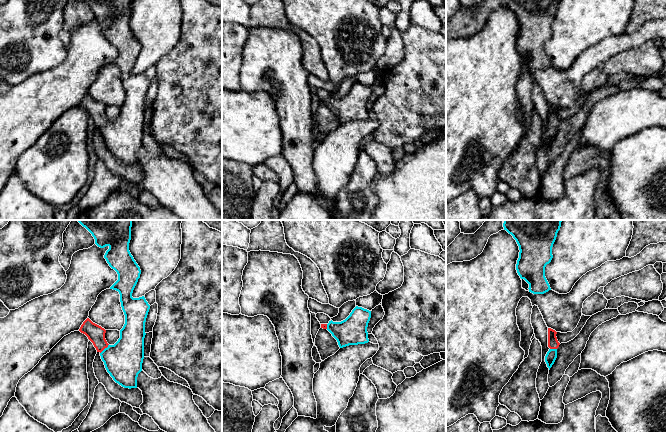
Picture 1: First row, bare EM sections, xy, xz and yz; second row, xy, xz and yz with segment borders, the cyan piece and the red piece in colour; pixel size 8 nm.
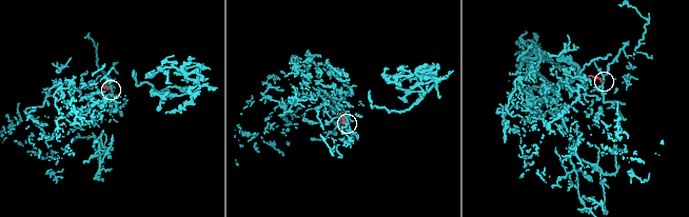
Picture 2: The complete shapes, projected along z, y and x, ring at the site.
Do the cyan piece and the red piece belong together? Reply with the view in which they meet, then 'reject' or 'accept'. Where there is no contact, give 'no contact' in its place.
contact in xy; accept

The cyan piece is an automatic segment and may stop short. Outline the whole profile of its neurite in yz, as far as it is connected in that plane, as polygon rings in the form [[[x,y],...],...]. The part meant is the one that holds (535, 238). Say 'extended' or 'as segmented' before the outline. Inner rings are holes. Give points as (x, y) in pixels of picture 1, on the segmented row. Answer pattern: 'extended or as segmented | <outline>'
as segmented | [[[503,220],[503,227],[519,246],[516,270],[529,284],[529,292],[544,294],[551,290],[545,267],[553,258],[552,247],[562,220]]]

